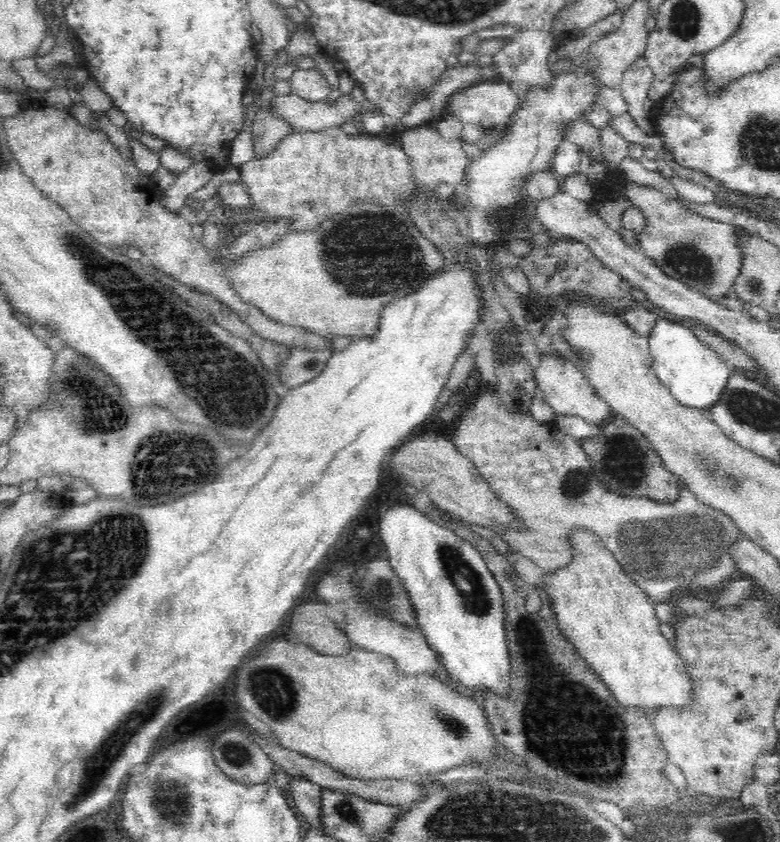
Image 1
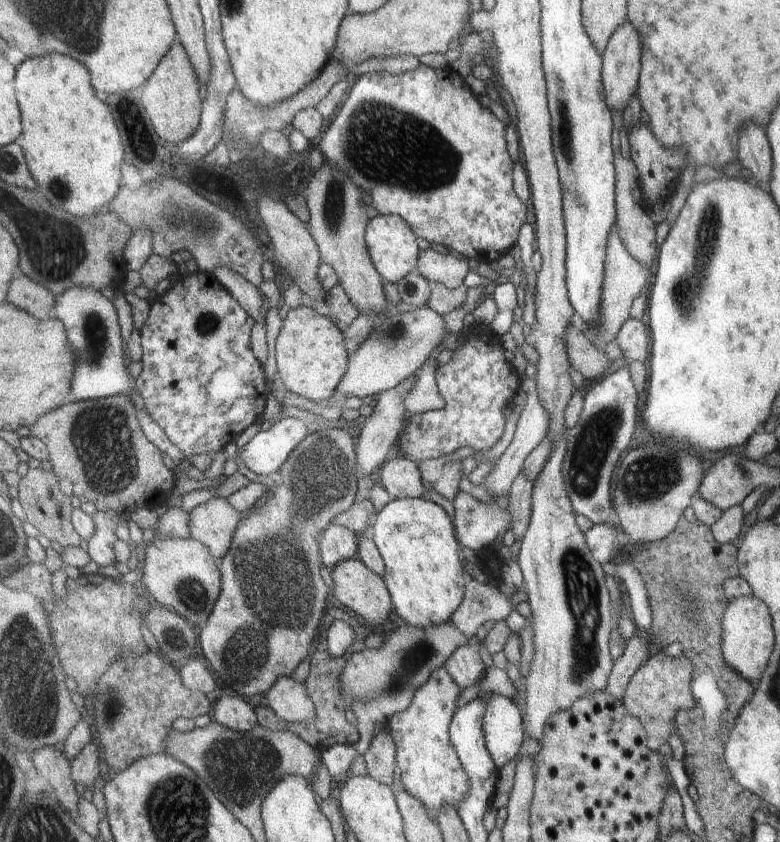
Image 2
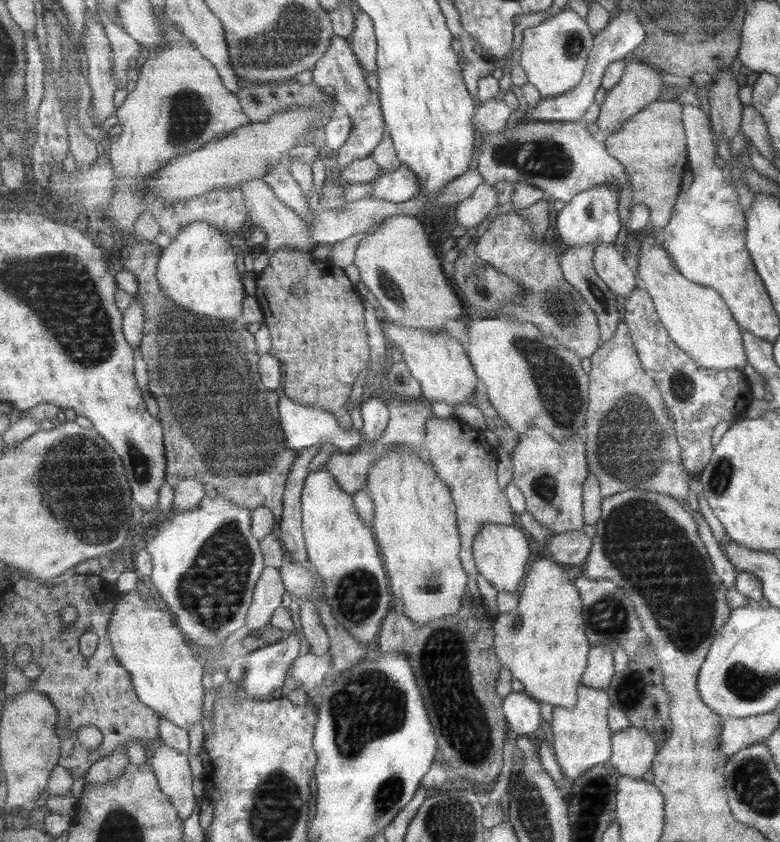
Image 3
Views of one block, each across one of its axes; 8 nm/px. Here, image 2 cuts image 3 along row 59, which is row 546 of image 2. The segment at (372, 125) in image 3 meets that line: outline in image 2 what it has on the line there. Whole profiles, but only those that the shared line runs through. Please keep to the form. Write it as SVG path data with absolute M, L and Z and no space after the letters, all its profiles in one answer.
M335 523L319 536L321 558L329 571L339 562L358 556L359 537L355 531Z

